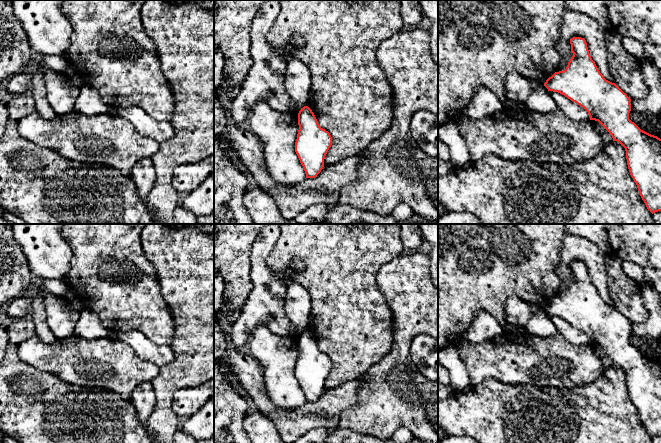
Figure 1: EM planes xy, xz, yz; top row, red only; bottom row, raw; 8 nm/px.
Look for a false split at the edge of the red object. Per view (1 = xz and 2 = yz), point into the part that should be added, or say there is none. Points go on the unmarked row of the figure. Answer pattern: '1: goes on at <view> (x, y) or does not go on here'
1: does not go on here
2: does not go on here

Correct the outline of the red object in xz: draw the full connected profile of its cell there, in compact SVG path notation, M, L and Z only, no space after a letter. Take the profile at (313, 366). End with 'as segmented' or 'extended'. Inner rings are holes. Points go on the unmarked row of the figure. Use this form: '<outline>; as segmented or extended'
M308 330L299 335L298 349L295 376L304 392L306 402L315 402L324 391L324 383L332 369L332 361L319 350Z; as segmented

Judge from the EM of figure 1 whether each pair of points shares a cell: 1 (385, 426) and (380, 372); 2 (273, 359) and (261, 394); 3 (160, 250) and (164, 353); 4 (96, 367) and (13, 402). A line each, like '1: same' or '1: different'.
1: same
2: different
3: different
4: different

